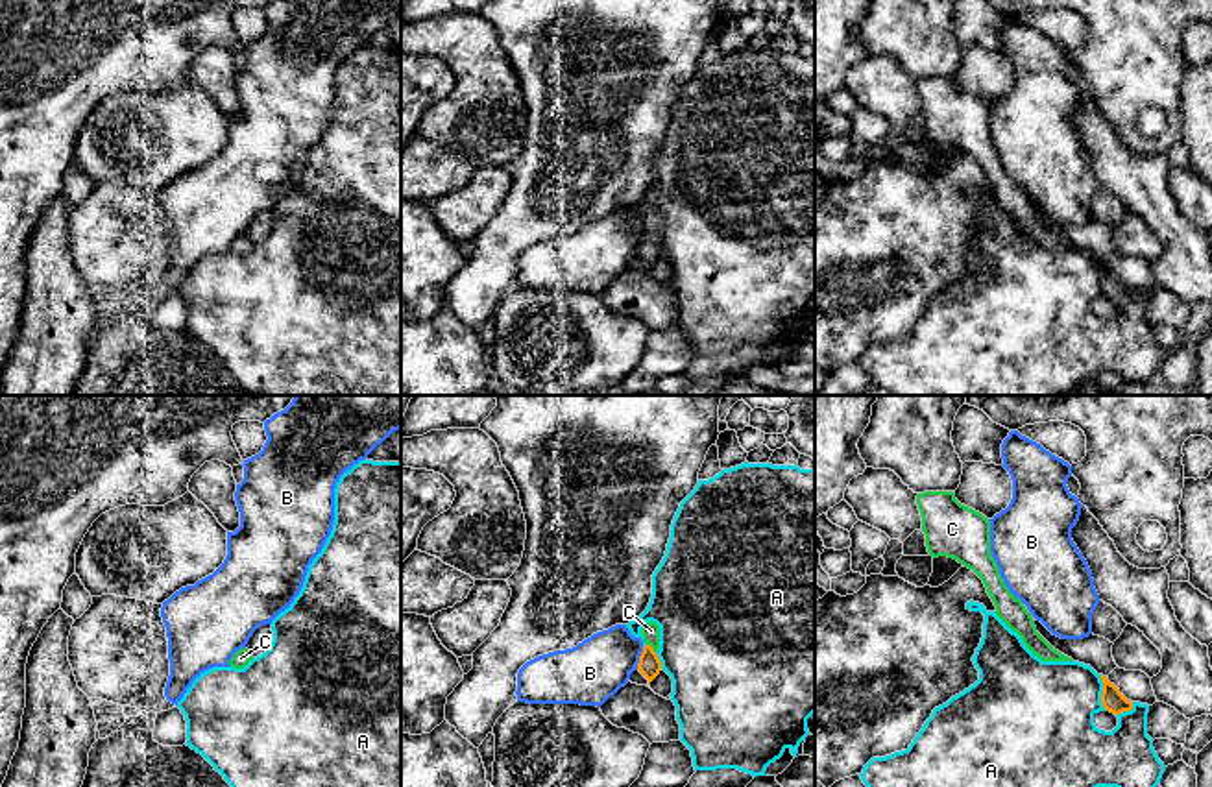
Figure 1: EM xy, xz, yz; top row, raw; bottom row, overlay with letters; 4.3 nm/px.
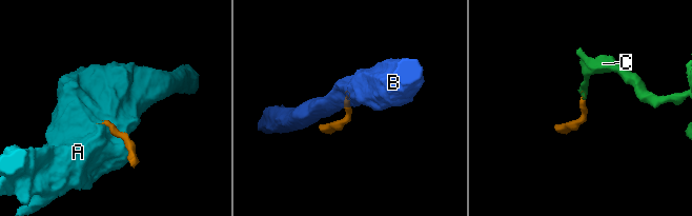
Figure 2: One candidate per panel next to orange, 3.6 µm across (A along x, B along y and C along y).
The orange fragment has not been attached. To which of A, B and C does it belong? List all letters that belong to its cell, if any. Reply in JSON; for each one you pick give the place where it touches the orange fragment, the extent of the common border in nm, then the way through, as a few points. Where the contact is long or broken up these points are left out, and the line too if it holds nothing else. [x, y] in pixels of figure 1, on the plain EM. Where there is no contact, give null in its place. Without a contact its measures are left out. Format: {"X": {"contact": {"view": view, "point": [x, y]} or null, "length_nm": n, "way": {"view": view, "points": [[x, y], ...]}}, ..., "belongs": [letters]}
{"C": {"contact": {"view": "xz", "point": [651, 233]}, "length_nm": 60, "way": {"view": "xz", "points": [[649, 252], [651, 233], [651, 217]]}}, "belongs": ["C"]}

